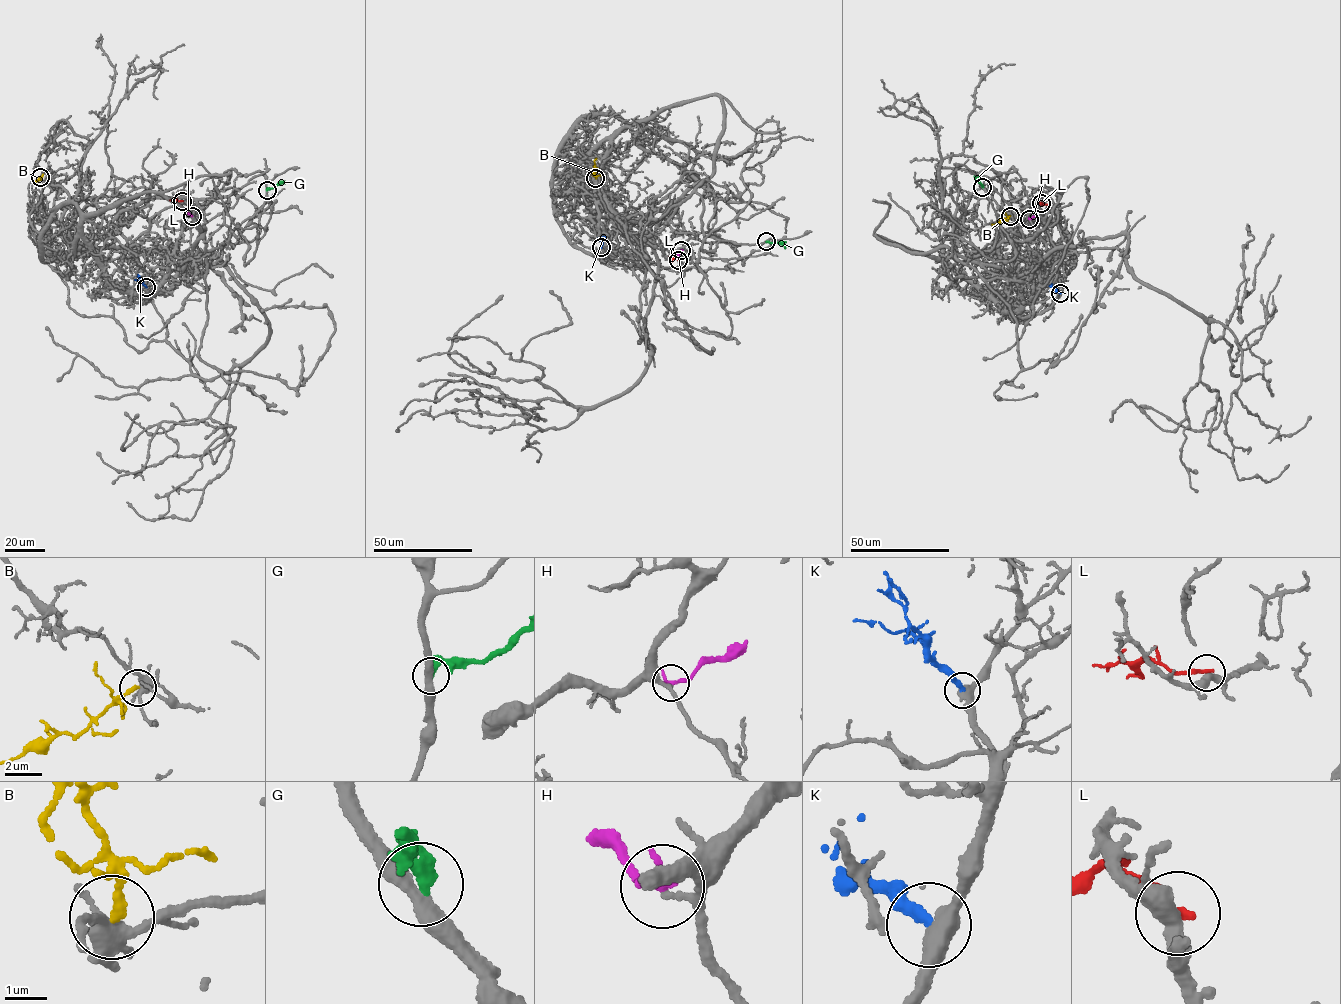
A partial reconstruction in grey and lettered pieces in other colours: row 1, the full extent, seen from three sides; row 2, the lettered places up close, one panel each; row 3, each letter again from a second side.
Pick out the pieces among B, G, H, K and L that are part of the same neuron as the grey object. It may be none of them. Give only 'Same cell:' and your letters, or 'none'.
Same cell: K

